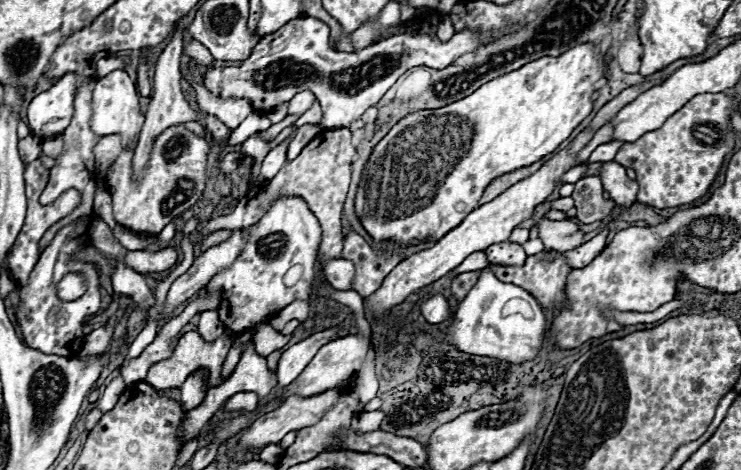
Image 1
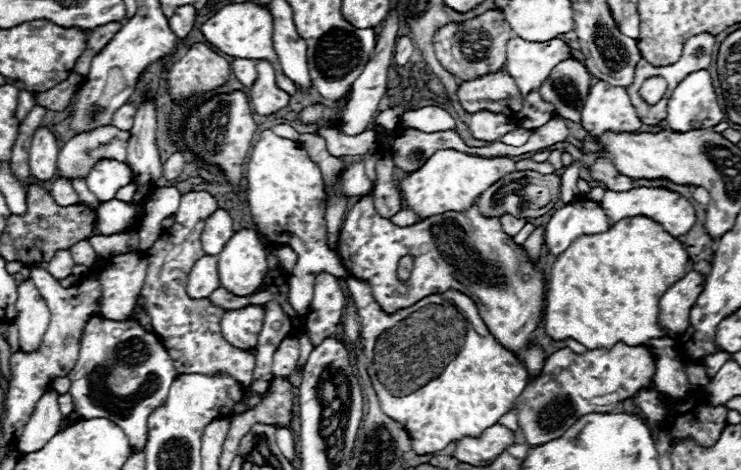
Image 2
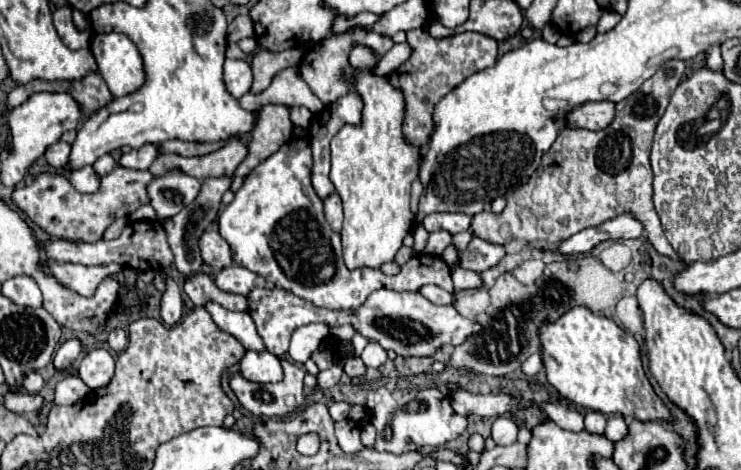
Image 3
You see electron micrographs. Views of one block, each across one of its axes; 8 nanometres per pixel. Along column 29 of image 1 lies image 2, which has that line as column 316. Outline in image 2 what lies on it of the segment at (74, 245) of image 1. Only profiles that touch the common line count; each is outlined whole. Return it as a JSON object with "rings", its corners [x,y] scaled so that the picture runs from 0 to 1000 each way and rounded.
{"rings":[[[437,579],[429,583],[424,604],[424,634],[413,668],[416,677],[413,694],[424,736],[429,736],[437,719],[451,715],[462,664],[464,664],[464,621],[459,613],[459,596],[448,583]]]}

